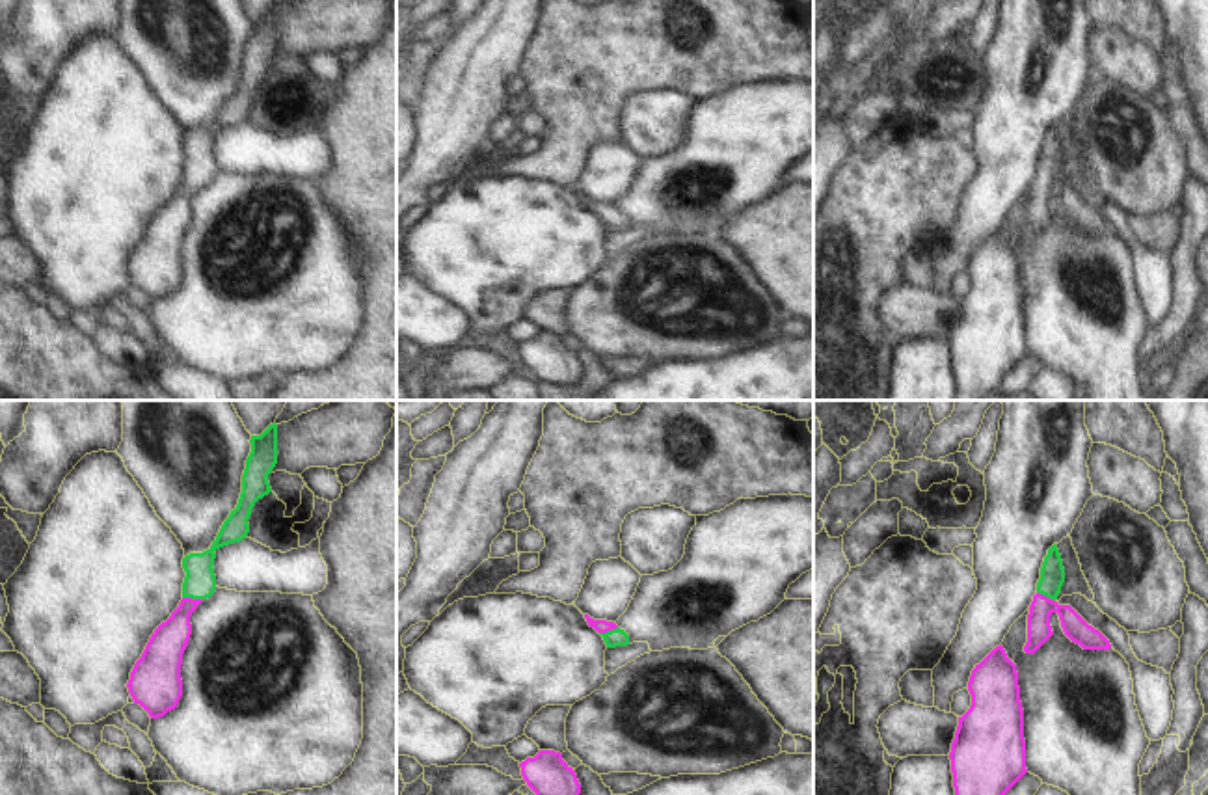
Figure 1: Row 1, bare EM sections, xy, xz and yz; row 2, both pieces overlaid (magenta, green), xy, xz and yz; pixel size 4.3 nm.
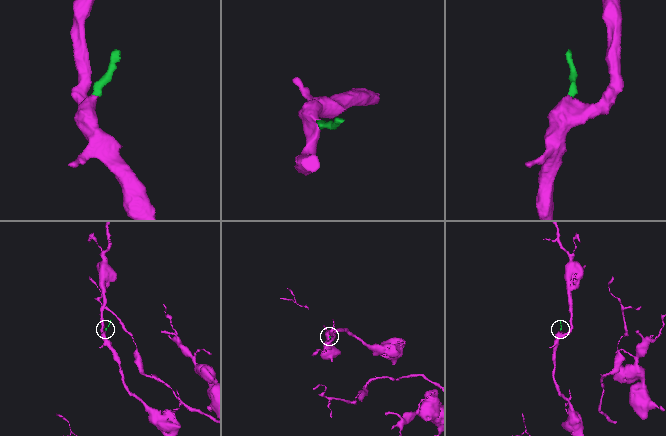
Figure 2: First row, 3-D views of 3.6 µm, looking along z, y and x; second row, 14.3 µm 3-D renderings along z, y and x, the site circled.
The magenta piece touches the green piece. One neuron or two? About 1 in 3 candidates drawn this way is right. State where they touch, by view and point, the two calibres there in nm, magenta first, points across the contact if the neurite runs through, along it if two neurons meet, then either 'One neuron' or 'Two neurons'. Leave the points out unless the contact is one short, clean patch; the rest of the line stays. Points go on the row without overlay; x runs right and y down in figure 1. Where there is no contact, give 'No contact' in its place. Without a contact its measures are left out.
Touches magenta at xy (190, 181). Thickness 160 nm (magenta) against 140 nm. Path across: xy (170, 222), (190, 181), (200, 166). One neuron

